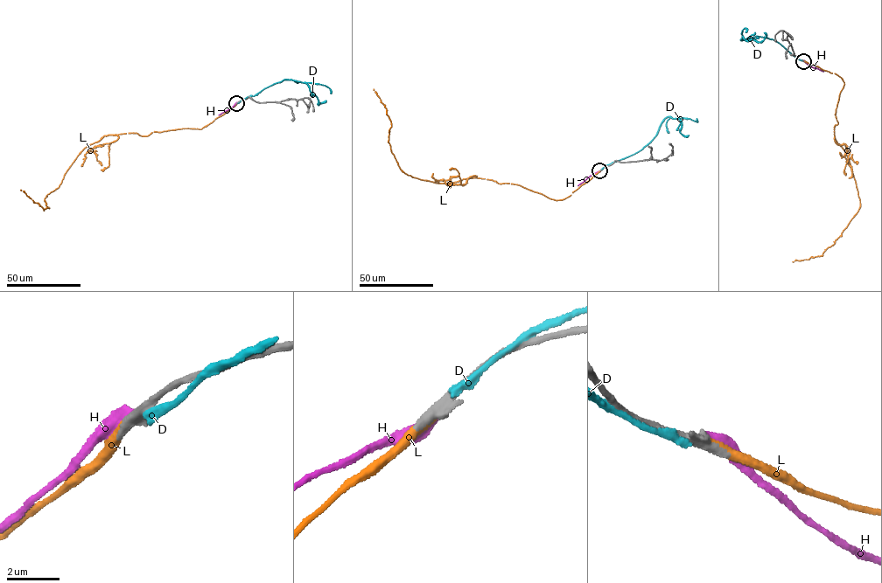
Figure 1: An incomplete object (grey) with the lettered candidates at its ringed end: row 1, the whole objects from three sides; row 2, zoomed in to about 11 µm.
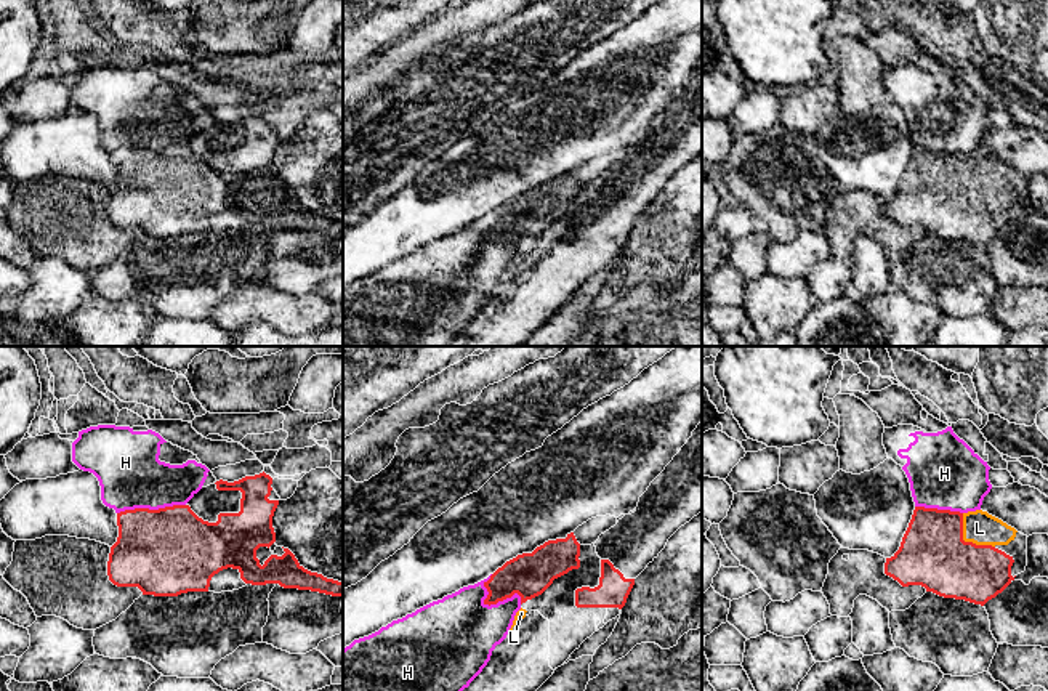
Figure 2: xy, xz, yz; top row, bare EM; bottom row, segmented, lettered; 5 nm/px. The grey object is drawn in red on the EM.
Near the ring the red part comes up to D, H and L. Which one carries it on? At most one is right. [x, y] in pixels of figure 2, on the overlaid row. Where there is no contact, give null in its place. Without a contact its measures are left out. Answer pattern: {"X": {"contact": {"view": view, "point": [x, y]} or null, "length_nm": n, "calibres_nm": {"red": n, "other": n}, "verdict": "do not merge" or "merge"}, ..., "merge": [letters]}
{"D": {"contact": null, "verdict": "do not merge"}, "H": {"contact": {"view": "xz", "point": [495, 603]}, "length_nm": 220, "calibres_nm": {"red": 220, "other": 380}, "verdict": "do not merge"}, "L": {"contact": {"view": "yz", "point": [967, 542]}, "length_nm": 240, "calibres_nm": {"red": 340, "other": 160}, "verdict": "merge"}, "merge": ["L"]}

